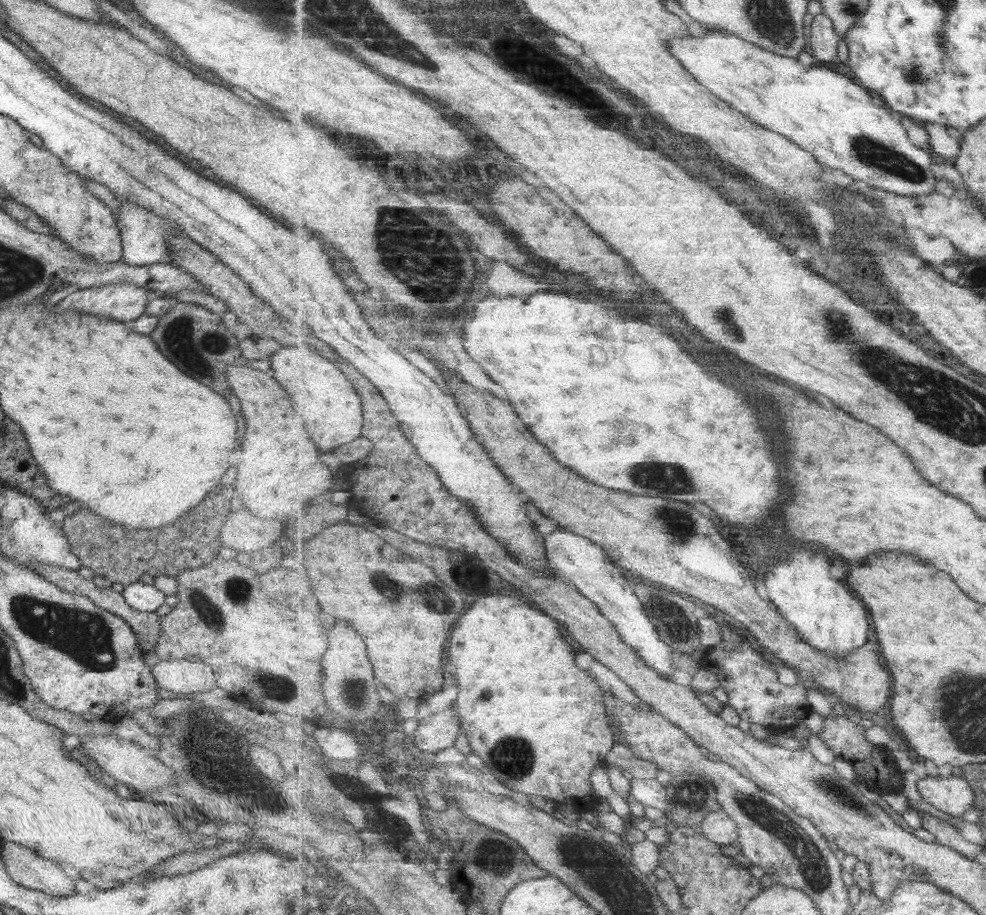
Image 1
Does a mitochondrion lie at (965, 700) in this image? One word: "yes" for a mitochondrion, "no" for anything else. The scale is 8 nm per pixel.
yes

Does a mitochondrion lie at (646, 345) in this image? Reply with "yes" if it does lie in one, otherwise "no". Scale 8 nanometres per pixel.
no

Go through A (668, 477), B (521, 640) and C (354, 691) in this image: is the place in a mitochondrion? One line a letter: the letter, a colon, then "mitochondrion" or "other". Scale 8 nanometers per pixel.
A: mitochondrion
B: other
C: mitochondrion

